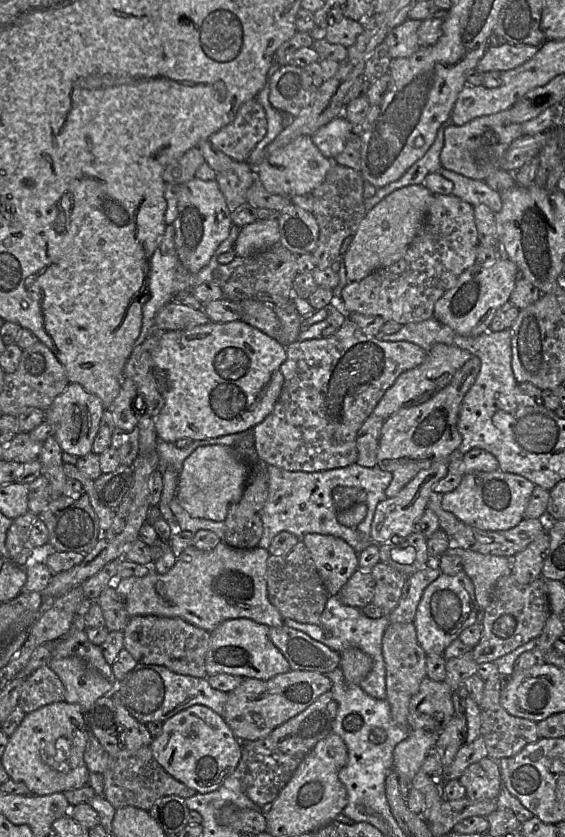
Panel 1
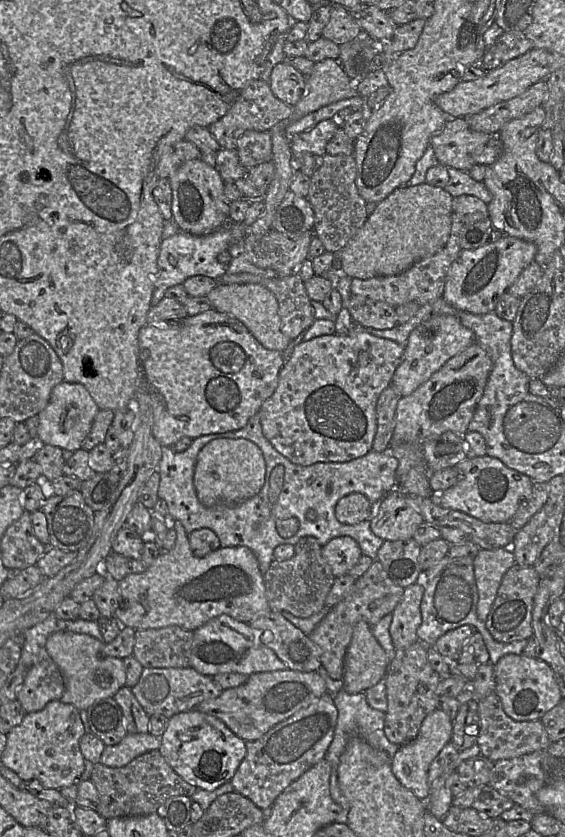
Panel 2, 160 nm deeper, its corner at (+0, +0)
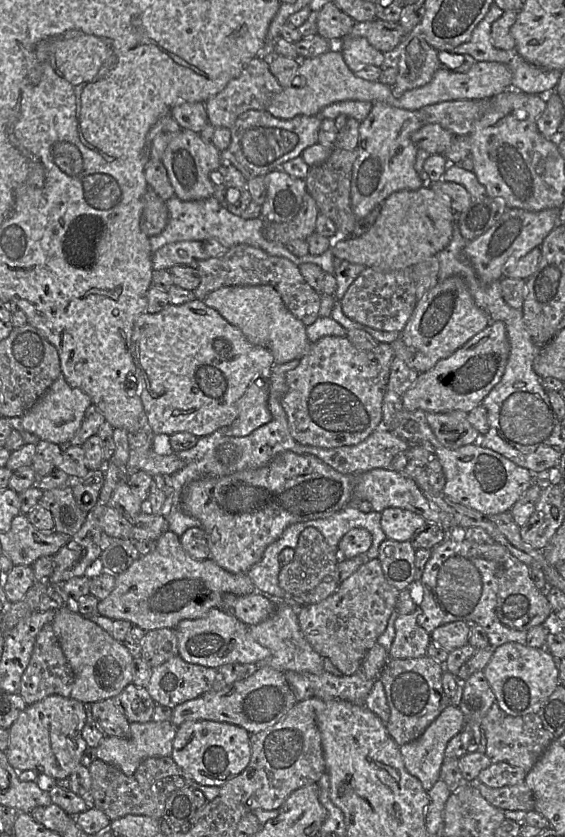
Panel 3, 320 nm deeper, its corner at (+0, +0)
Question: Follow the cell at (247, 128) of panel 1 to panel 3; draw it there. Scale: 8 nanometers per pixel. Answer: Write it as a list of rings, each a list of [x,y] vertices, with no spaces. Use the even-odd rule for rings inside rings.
[[[255,57],[246,64],[237,78],[232,79],[221,92],[205,102],[208,121],[215,128],[230,129],[242,113],[249,110],[266,111],[273,97],[282,89],[264,58]]]

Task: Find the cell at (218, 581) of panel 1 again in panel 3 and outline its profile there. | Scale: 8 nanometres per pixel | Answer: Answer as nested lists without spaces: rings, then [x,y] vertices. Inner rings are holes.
[[[165,531],[155,543],[152,552],[141,555],[124,572],[115,575],[115,587],[108,597],[99,601],[97,614],[112,620],[127,620],[146,632],[160,628],[174,629],[181,620],[198,619],[211,608],[220,608],[225,593],[248,595],[257,591],[247,573],[231,573],[210,558],[198,560],[191,557],[182,547],[180,536],[173,531]]]

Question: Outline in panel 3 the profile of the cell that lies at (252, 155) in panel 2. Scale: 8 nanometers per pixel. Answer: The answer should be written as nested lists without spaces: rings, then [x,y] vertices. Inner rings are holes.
[[[267,110],[246,111],[236,119],[230,128],[231,143],[226,150],[220,152],[222,162],[234,166],[242,173],[246,180],[266,175],[275,169],[281,169],[282,164],[301,156],[306,148],[318,143],[318,133],[322,119],[322,117],[318,116],[298,115],[292,119],[283,120],[275,118]]]

